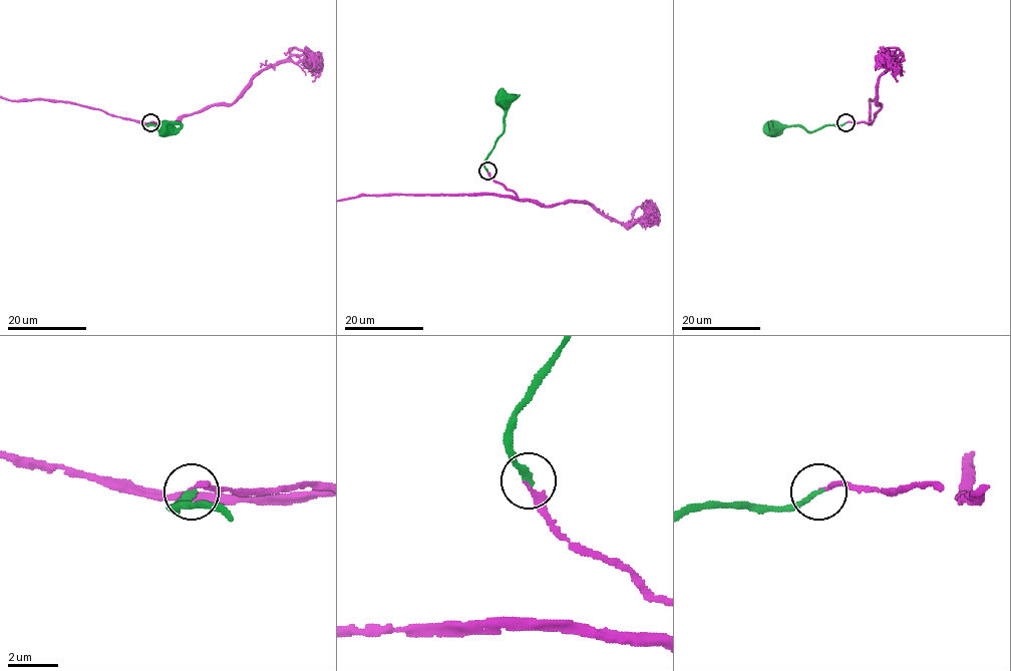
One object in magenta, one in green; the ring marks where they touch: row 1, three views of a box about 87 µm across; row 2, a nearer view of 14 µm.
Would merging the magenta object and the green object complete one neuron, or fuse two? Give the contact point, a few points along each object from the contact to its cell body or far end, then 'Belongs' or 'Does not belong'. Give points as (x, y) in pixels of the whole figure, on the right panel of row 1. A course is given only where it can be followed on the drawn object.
Place: (846, 122). Course of green: (846, 123), (824, 125), (811, 132), (797, 126), (773, 127). Belongs

